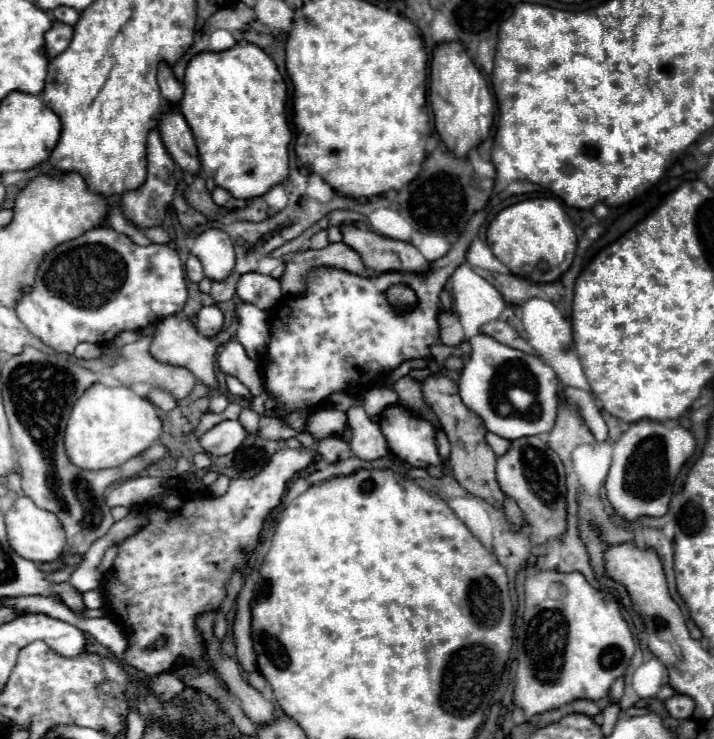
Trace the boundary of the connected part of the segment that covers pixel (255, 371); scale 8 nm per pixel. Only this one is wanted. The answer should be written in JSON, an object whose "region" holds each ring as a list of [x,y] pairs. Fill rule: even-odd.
{"region":[[[236,338],[224,342],[222,352],[218,356],[218,366],[224,374],[240,378],[244,386],[252,392],[252,396],[260,396],[264,392],[264,378],[258,362],[246,356],[244,346]]]}

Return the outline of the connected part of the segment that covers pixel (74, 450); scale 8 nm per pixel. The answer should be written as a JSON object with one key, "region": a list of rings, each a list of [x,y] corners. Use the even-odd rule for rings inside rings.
{"region":[[[92,384],[74,404],[66,426],[66,452],[78,468],[100,470],[114,468],[126,460],[140,456],[162,434],[162,418],[158,408],[128,386]]]}

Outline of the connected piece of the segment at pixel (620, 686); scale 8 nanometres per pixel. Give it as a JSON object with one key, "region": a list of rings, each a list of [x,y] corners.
{"region":[[[618,678],[614,684],[612,684],[612,688],[610,688],[610,694],[608,694],[608,698],[604,698],[604,700],[600,700],[600,708],[604,708],[608,702],[618,702],[620,698],[622,698],[622,694],[624,694],[624,678]]]}

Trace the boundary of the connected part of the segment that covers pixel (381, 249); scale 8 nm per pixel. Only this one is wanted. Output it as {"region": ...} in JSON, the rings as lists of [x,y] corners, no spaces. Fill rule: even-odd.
{"region":[[[342,226],[344,244],[356,250],[370,272],[424,272],[428,260],[410,242],[378,236],[356,226]]]}

